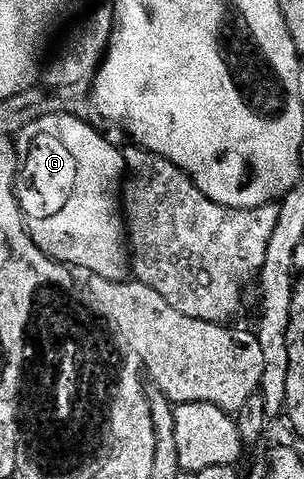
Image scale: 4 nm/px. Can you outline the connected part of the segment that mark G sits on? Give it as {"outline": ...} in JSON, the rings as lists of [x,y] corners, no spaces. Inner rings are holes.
{"outline":[[[51,116],[43,124],[43,129],[31,140],[31,149],[25,152],[25,159],[21,164],[21,179],[17,184],[17,195],[19,198],[19,208],[23,212],[23,218],[27,222],[27,230],[31,233],[33,242],[41,249],[46,256],[52,260],[72,269],[84,268],[87,272],[92,272],[92,277],[100,280],[110,280],[112,282],[123,282],[129,276],[129,237],[125,223],[125,213],[123,211],[123,189],[125,187],[125,177],[128,175],[127,158],[122,151],[118,152],[105,137],[98,127],[90,128],[83,120],[78,120],[75,116]]]}

